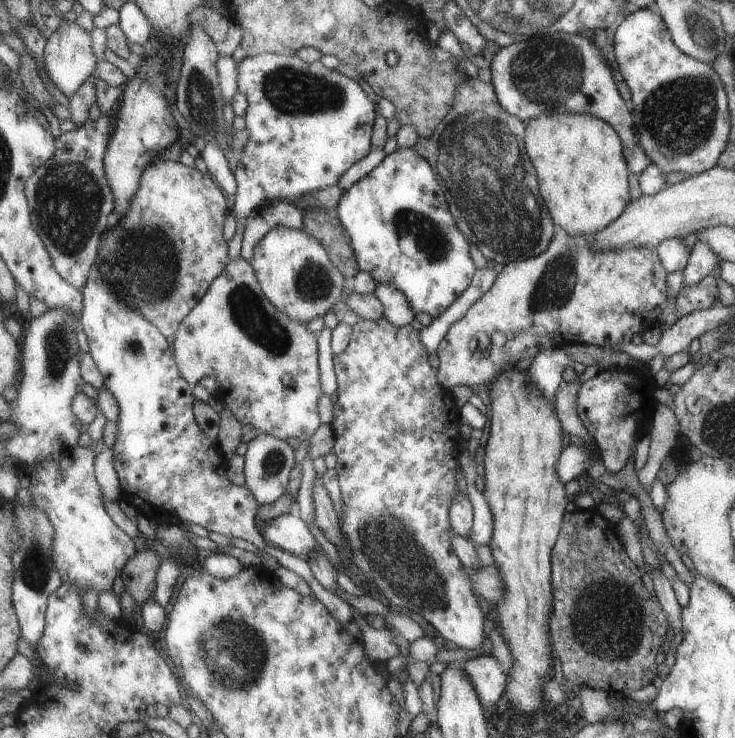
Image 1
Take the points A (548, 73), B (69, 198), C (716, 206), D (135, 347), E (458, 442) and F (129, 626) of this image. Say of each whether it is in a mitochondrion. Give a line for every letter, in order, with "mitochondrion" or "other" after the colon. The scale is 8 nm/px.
A: mitochondrion
B: mitochondrion
C: other
D: mitochondrion
E: other
F: other

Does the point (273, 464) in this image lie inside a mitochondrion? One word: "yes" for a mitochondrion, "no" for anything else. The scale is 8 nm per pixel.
yes

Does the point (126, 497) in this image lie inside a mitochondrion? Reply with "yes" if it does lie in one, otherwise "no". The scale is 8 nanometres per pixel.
no

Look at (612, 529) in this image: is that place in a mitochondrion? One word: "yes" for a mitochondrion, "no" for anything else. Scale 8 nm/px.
no

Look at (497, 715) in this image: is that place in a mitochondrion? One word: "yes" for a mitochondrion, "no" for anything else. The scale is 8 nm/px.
no

